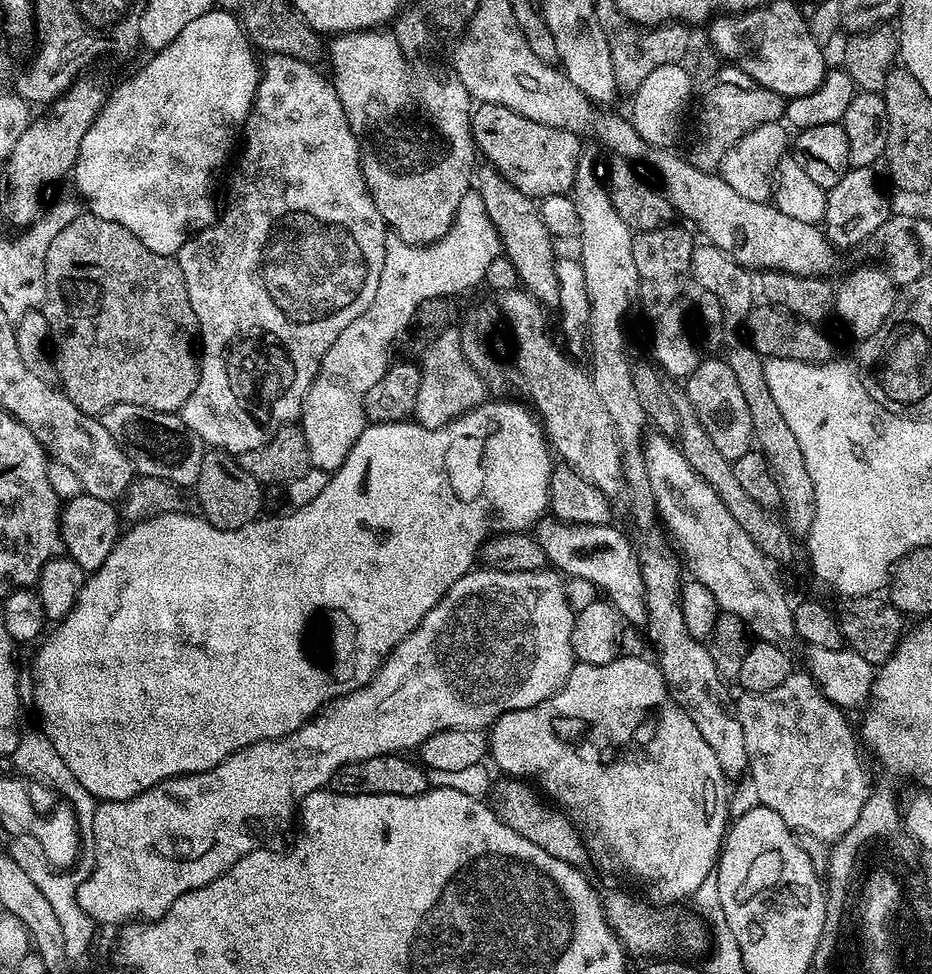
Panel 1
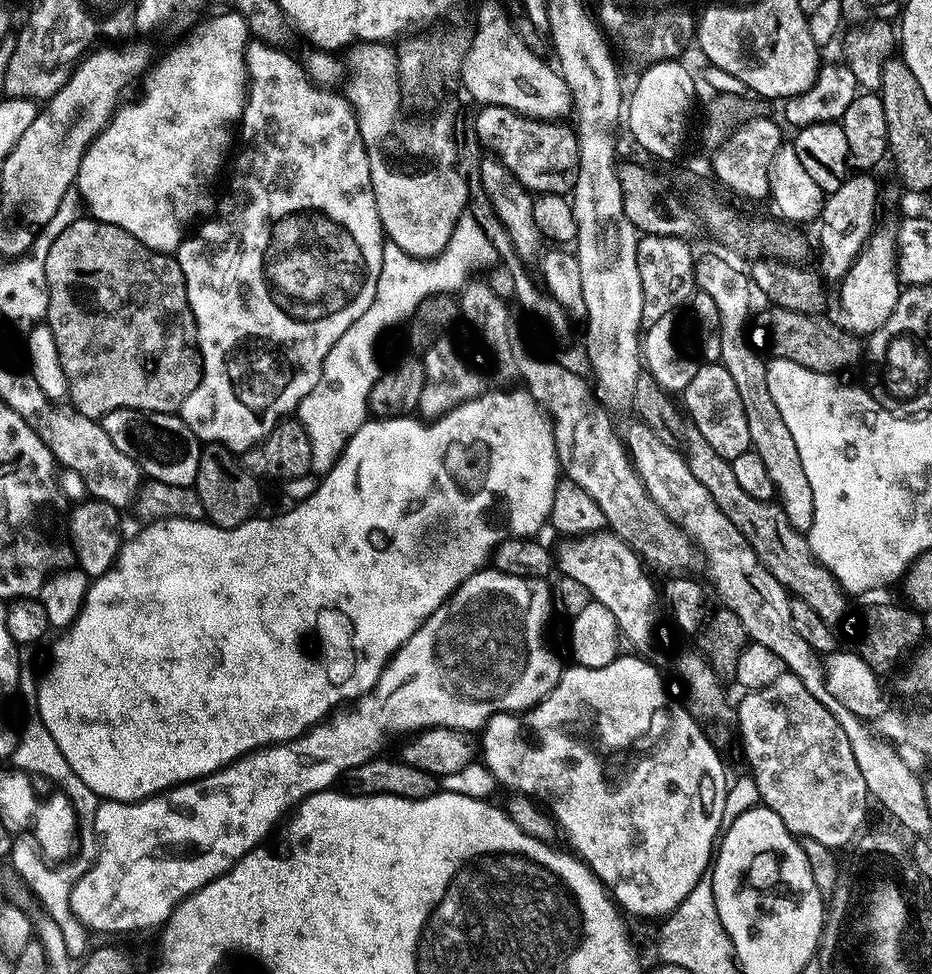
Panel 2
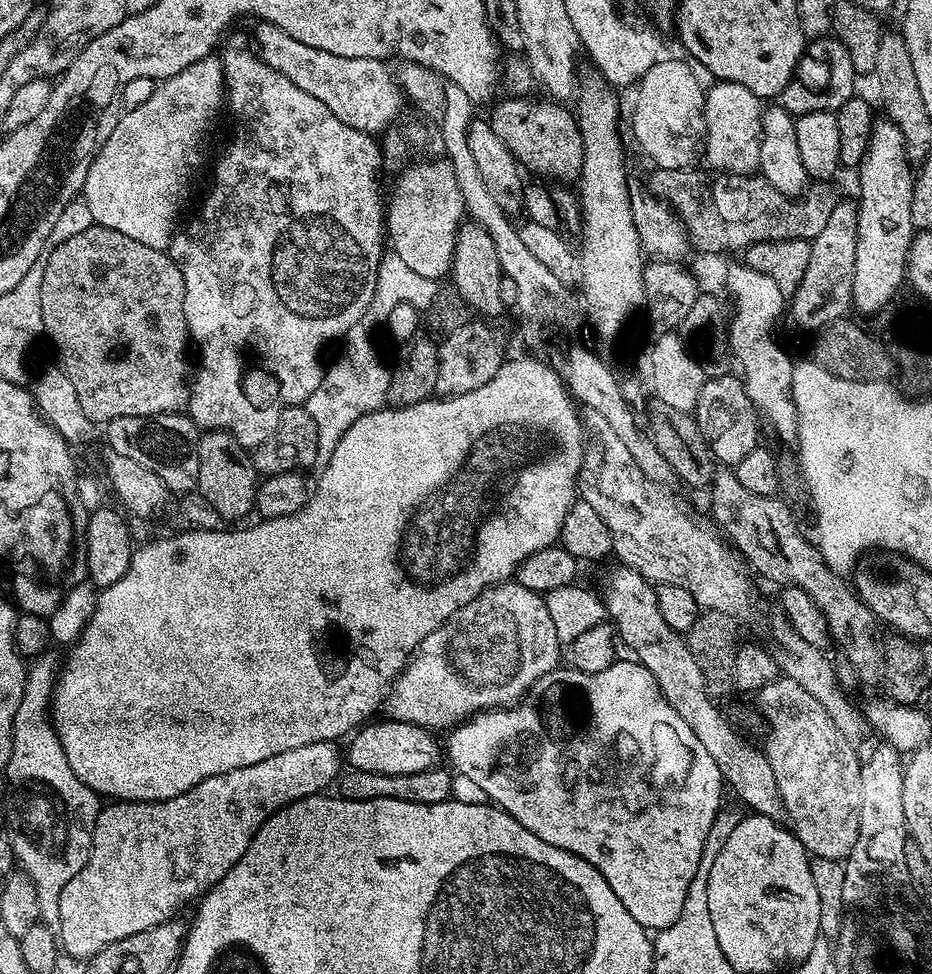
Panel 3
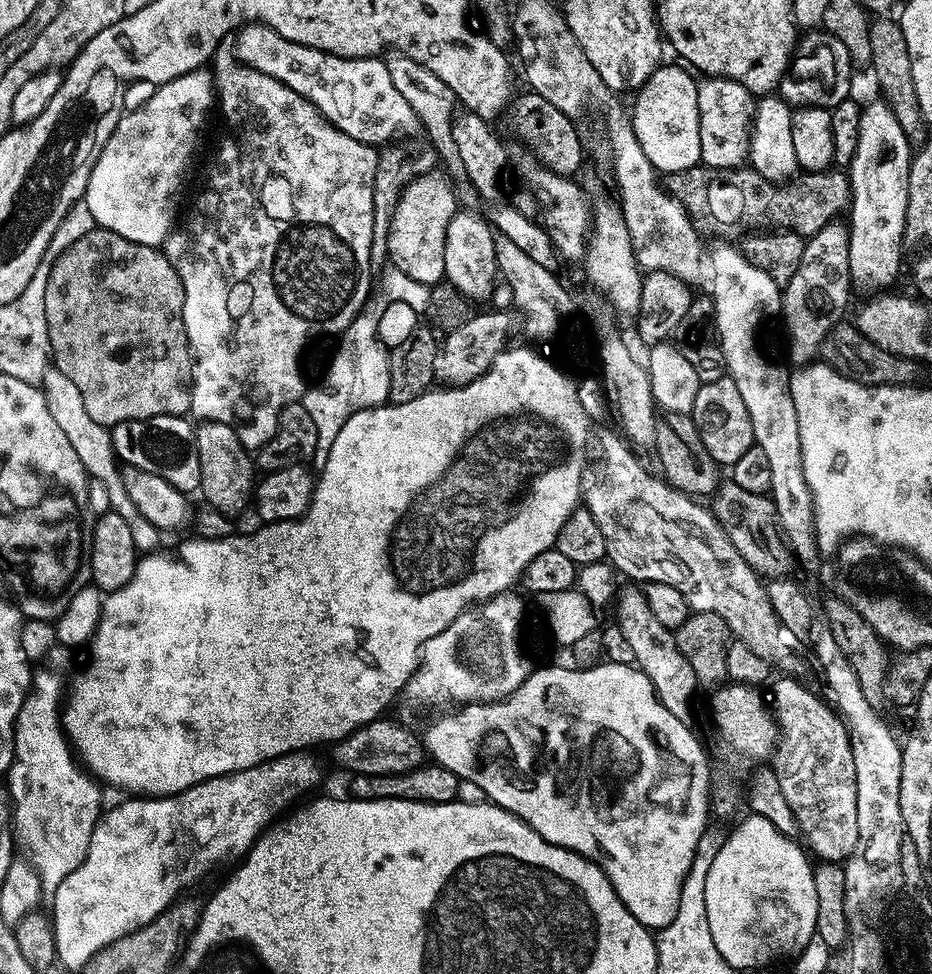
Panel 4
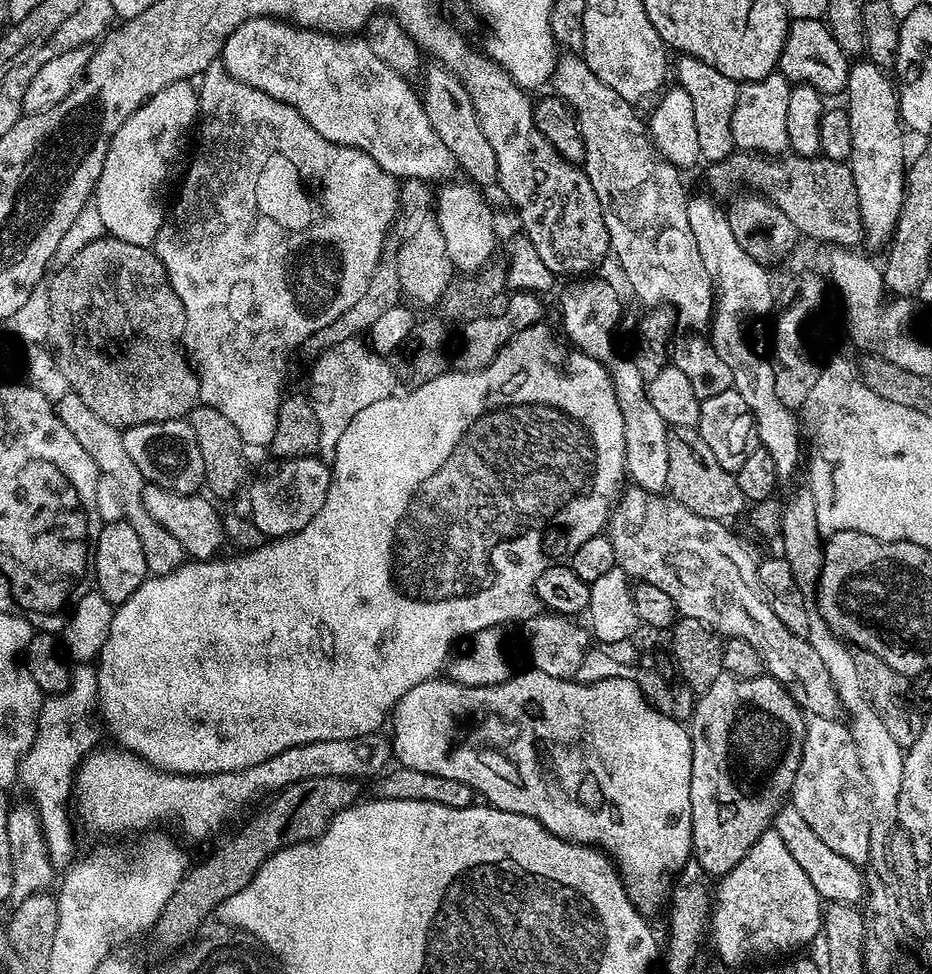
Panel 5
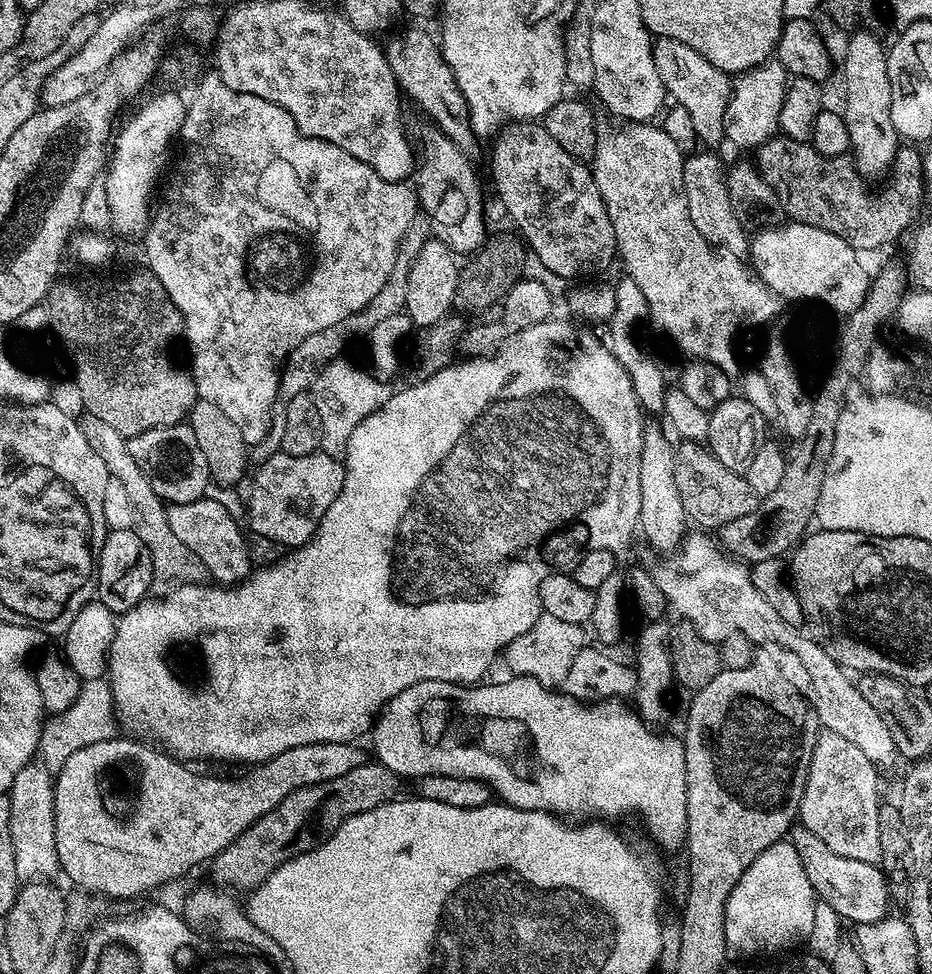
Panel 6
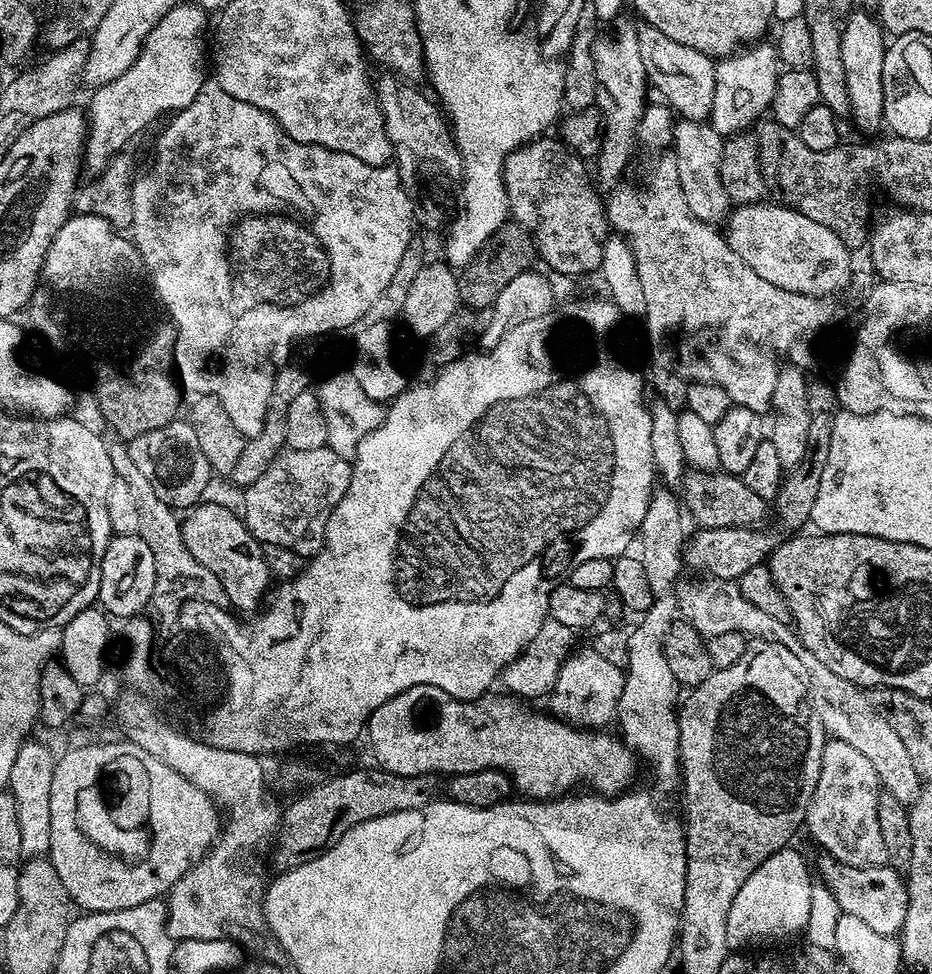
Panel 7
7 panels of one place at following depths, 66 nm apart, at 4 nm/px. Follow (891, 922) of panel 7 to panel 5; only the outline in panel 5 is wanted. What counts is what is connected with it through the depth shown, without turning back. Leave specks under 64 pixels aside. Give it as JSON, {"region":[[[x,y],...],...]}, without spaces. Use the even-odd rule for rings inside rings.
{"region":[[[781,807],[774,821],[774,831],[778,838],[782,838],[782,842],[786,842],[786,850],[790,850],[794,862],[802,866],[802,871],[806,873],[806,878],[810,878],[814,890],[818,890],[821,901],[856,906],[865,899],[866,887],[864,888],[864,876],[860,873],[861,865],[842,858],[842,854],[834,854],[834,850],[830,850],[830,846],[826,846],[826,842],[822,842],[822,838],[818,838],[818,834],[814,834],[810,826],[806,826],[802,814],[798,814],[796,808]]]}

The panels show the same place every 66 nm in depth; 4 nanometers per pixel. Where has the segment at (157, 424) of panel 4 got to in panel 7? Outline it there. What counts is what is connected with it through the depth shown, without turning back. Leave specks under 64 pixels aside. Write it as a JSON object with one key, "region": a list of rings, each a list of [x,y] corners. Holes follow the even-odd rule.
{"region":[[[177,418],[166,426],[158,426],[158,430],[138,434],[138,438],[127,441],[127,446],[134,466],[138,466],[162,502],[177,510],[188,510],[205,499],[204,491],[214,479],[214,473],[187,419]]]}

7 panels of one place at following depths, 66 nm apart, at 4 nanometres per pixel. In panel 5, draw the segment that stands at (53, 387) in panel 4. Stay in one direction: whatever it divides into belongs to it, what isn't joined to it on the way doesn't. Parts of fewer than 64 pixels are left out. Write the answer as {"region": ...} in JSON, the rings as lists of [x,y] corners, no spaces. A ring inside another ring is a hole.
{"region":[[[74,394],[62,398],[61,401],[54,404],[54,407],[57,416],[62,418],[66,430],[70,430],[70,434],[74,434],[74,438],[78,438],[82,450],[86,450],[86,454],[90,454],[90,458],[94,458],[101,476],[109,476],[118,481],[118,486],[124,492],[122,494],[124,519],[130,526],[134,526],[134,531],[137,532],[138,538],[142,542],[142,554],[146,554],[146,566],[149,573],[153,577],[165,576],[175,568],[179,568],[186,560],[182,542],[178,542],[178,538],[174,538],[174,534],[170,534],[170,530],[158,526],[158,522],[154,522],[154,518],[150,518],[150,510],[146,510],[146,506],[142,502],[146,481],[138,470],[138,466],[134,466],[130,454],[126,454],[126,446],[122,446],[121,429],[110,426],[110,422],[102,422],[102,418],[98,418],[98,414],[94,414],[94,410],[90,410],[90,406],[86,406],[86,402],[82,402],[82,398],[78,398]]]}

